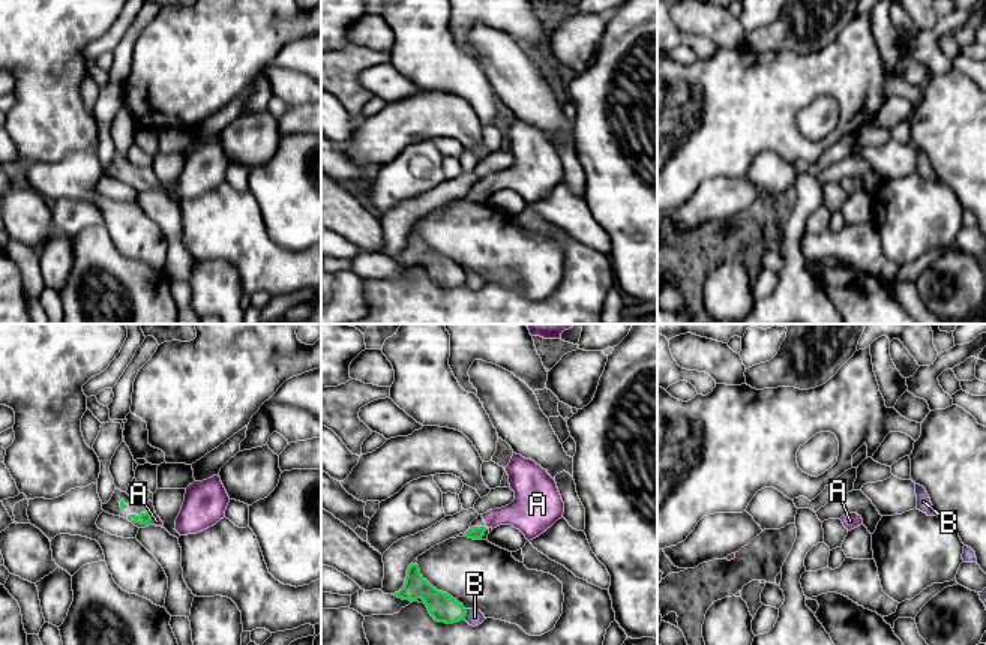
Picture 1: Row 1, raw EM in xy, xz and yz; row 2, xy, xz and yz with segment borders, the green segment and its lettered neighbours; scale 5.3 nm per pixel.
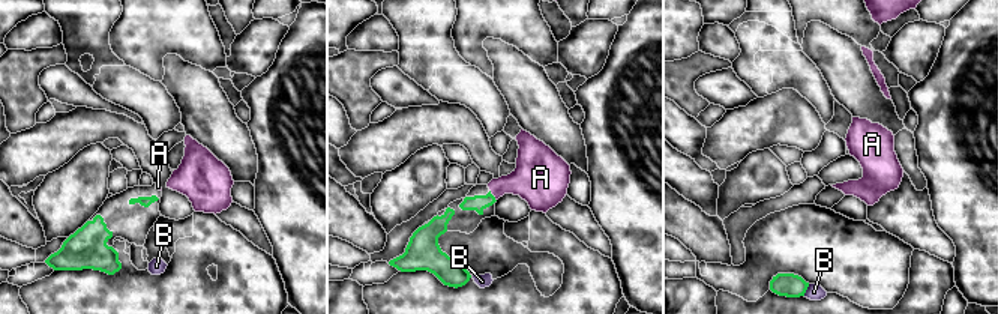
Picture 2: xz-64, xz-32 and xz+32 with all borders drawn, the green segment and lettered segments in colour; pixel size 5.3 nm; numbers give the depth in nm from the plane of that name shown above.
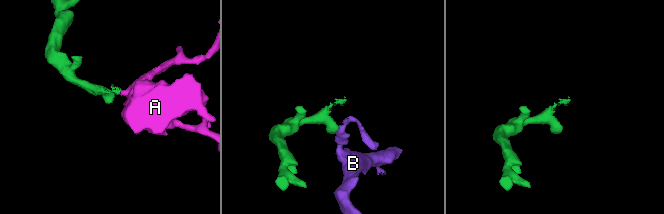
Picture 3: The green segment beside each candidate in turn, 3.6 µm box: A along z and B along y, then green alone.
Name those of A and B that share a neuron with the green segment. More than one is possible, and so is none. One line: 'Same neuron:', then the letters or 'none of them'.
Same neuron: A

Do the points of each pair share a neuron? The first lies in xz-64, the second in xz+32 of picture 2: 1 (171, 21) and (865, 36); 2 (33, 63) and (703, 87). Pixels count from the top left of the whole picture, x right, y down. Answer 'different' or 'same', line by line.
1: same
2: different

